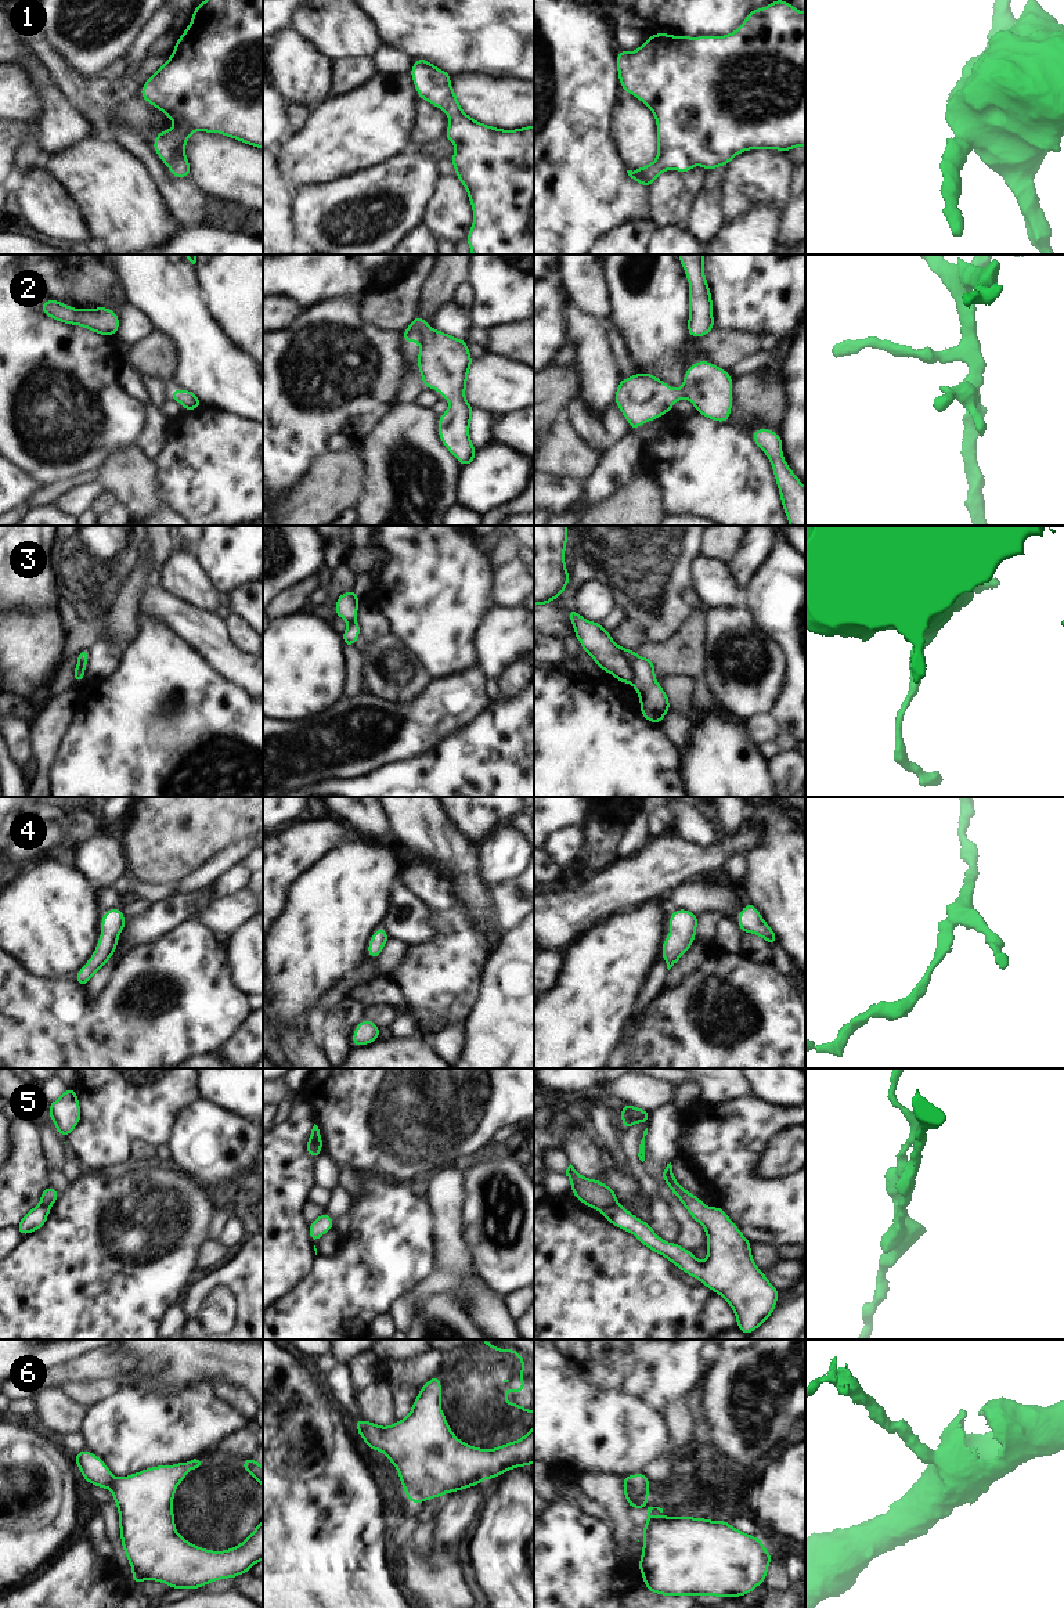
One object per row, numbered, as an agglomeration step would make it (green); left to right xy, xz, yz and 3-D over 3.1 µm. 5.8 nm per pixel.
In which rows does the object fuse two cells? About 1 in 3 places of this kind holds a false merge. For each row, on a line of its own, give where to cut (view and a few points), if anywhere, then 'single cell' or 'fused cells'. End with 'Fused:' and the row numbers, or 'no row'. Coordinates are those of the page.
1: no cut | single cell
2: no cut | single cell
3: yz (617, 646), (633, 673), (633, 681) | fused cells
4: no cut | single cell
5: yz (616, 1203), (601, 1211) | fused cells
6: no cut | single cell
Fused: 3, 5

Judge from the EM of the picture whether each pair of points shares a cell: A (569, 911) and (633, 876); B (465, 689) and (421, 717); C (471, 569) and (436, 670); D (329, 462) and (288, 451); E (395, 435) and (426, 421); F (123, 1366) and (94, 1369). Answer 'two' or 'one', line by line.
A: one
B: one
C: one
D: two
E: one
F: one

